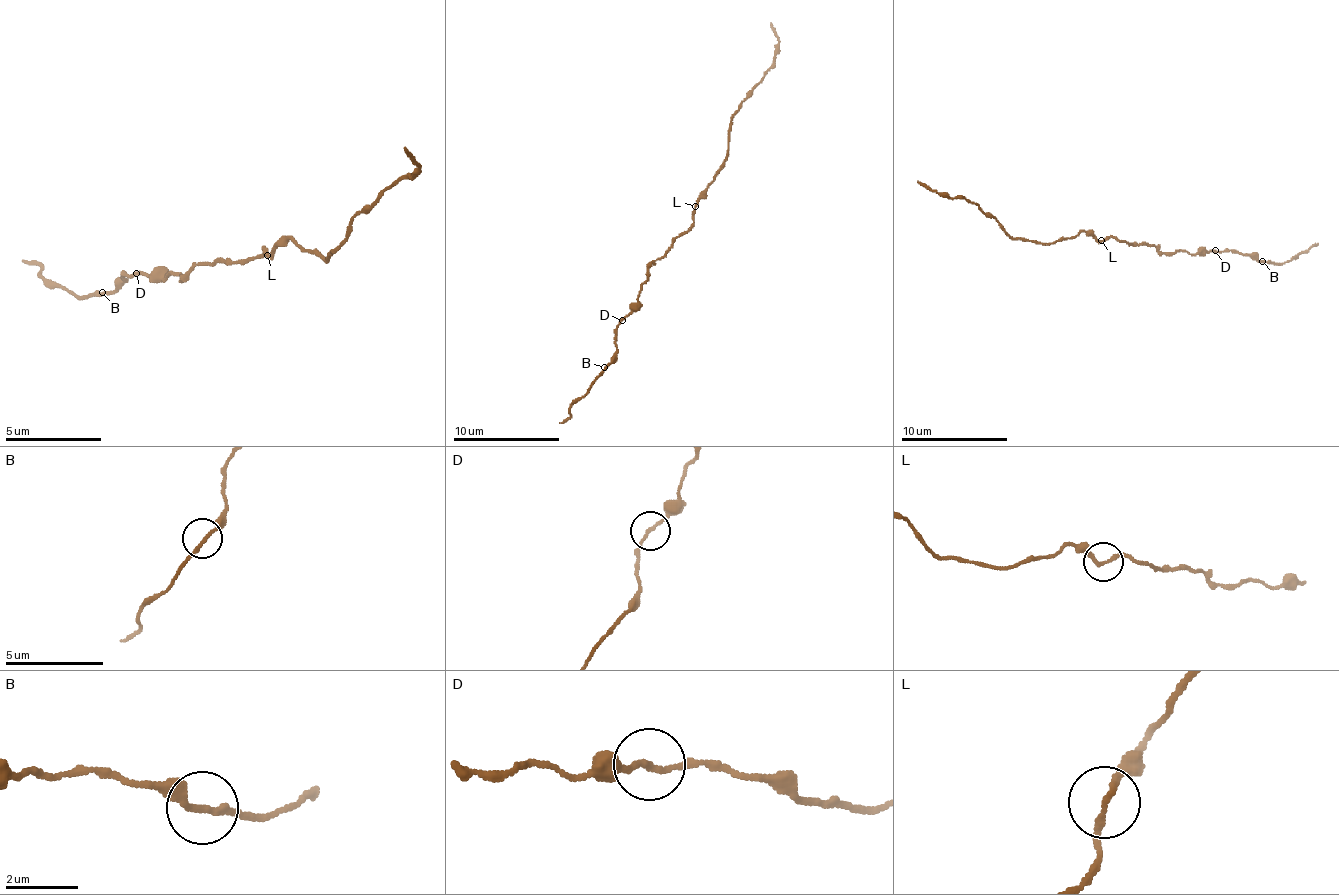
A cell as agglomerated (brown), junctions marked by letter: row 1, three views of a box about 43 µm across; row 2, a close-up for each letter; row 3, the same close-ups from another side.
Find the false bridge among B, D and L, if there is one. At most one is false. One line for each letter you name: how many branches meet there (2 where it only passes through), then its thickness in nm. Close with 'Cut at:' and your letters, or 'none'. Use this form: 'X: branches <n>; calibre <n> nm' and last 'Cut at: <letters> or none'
L: branches 2; calibre 180 nm
Cut at: L

